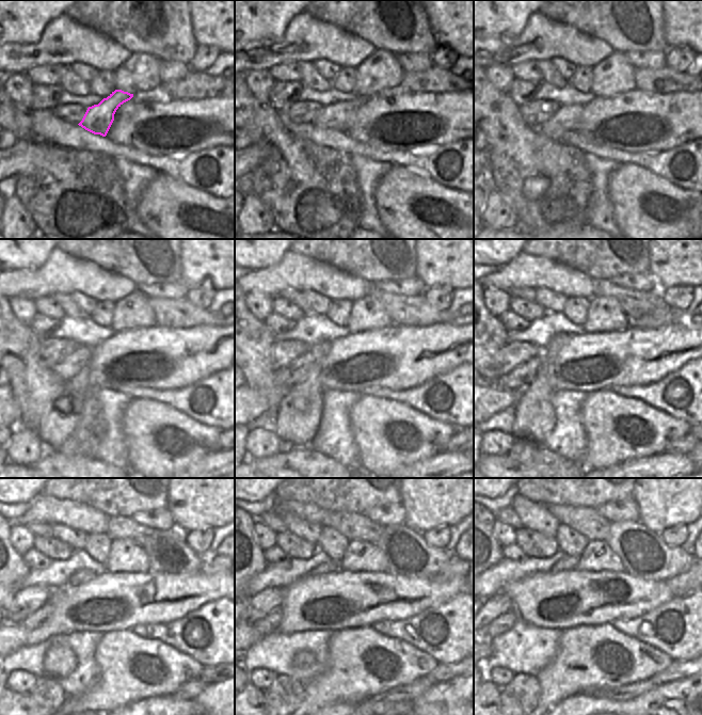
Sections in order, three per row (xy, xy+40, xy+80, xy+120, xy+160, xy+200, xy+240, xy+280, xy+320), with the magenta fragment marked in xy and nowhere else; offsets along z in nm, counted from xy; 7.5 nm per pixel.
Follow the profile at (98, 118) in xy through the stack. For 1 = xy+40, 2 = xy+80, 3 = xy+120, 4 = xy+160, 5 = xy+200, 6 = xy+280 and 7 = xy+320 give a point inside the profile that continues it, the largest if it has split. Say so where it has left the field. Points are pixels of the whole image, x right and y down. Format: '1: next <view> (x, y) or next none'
1: next xy+40 (336, 116)
2: next xy+80 (565, 118)
3: next xy+120 (82, 354)
4: next xy+160 (293, 374)
5: next xy+200 (522, 378)
6: next xy+280 (270, 623)
7: next xy+320 (505, 622)

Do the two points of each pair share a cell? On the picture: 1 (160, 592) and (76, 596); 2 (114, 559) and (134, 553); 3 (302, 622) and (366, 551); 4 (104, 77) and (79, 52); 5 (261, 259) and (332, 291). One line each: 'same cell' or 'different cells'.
1: same cell
2: same cell
3: different cells
4: different cells
5: different cells

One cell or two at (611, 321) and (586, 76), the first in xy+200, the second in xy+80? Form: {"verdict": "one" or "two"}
{"verdict": "two"}

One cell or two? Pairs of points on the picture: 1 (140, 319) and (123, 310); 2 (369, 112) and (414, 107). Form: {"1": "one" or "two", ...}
{"1": "one", "2": "one"}

